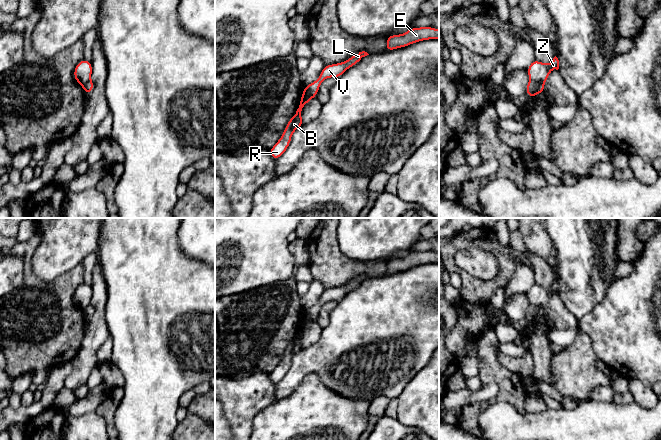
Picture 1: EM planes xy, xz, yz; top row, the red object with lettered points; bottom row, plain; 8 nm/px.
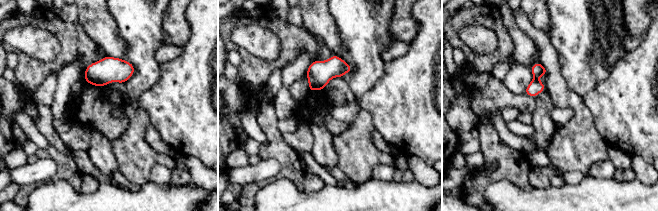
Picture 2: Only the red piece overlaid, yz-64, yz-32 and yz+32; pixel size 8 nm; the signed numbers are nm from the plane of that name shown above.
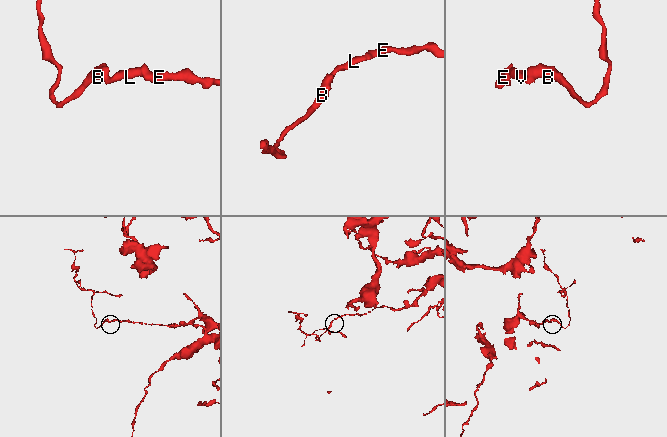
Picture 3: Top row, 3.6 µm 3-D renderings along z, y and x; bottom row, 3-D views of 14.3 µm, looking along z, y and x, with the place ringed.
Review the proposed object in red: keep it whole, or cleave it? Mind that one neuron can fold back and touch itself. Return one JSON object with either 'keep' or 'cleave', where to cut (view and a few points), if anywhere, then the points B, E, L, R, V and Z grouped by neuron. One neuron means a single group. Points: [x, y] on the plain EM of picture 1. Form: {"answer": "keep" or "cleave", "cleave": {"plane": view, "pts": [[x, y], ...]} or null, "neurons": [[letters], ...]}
{"answer": "cleave", "cleave": {"plane": "yz", "pts": [[530, 303], [543, 308]]}, "neurons": [["B", "R", "Z"], ["E", "L", "V"]]}

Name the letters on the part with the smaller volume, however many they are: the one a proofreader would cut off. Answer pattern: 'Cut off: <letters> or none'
Cut off: B, R, Z

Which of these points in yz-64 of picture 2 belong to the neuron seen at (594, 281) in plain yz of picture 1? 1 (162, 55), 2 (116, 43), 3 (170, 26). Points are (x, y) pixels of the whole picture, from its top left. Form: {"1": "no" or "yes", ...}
{"1": "no", "2": "no", "3": "no"}

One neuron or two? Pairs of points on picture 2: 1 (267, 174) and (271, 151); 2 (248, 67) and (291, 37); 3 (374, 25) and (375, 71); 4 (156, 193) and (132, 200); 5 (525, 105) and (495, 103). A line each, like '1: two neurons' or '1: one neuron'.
1: two neurons
2: one neuron
3: one neuron
4: one neuron
5: one neuron

